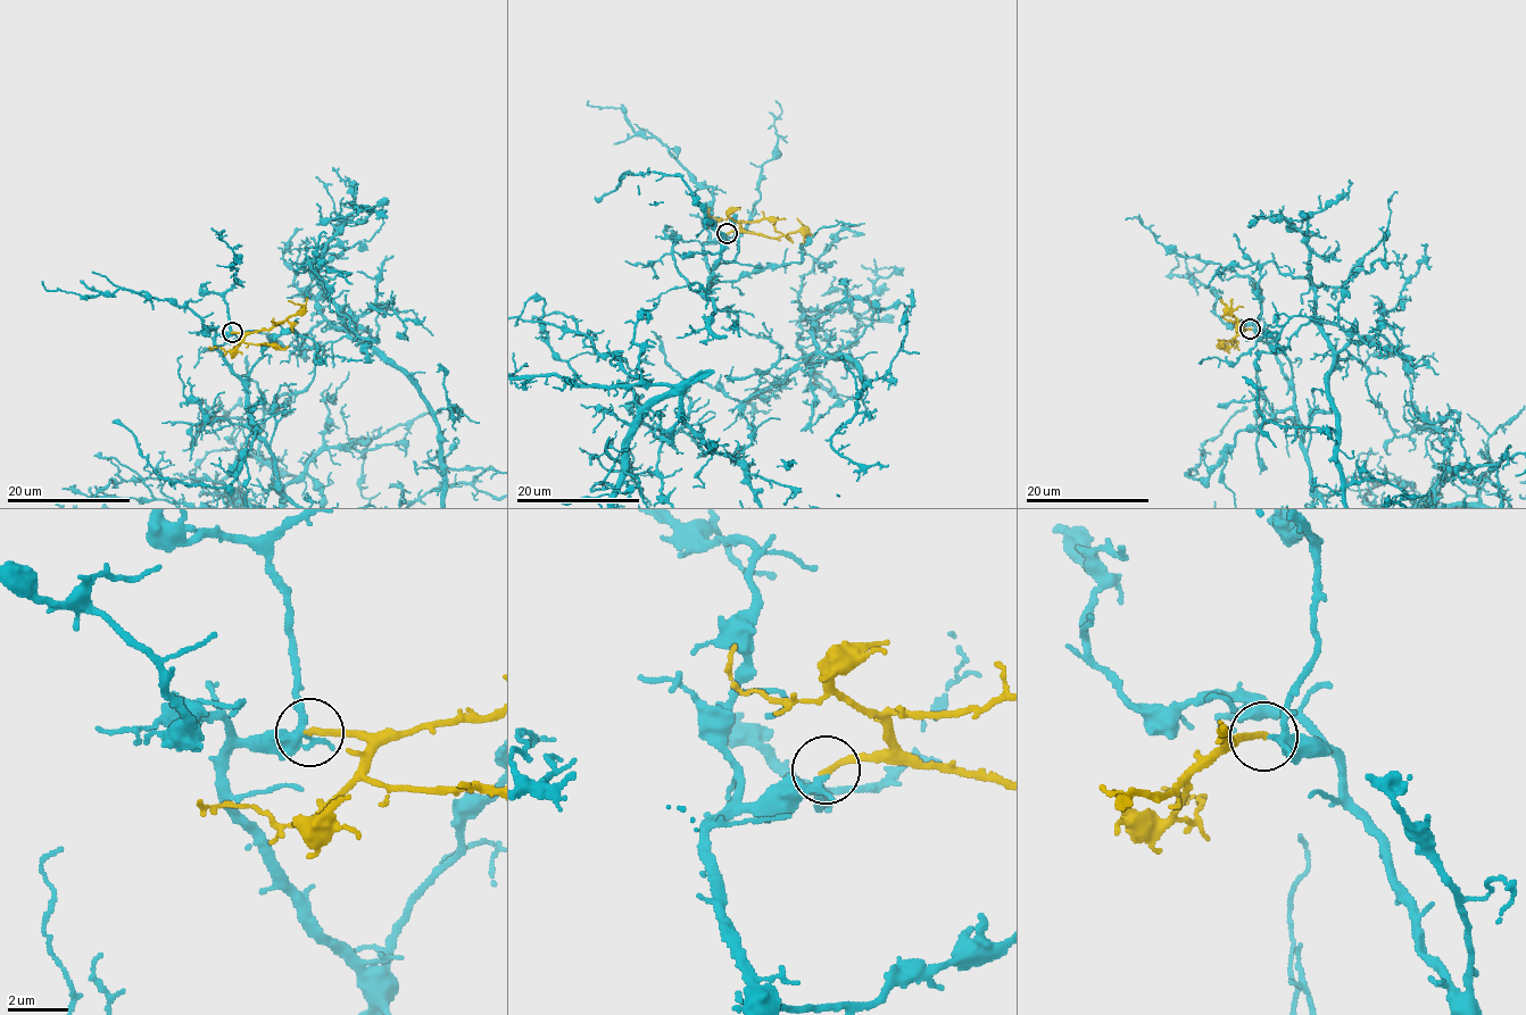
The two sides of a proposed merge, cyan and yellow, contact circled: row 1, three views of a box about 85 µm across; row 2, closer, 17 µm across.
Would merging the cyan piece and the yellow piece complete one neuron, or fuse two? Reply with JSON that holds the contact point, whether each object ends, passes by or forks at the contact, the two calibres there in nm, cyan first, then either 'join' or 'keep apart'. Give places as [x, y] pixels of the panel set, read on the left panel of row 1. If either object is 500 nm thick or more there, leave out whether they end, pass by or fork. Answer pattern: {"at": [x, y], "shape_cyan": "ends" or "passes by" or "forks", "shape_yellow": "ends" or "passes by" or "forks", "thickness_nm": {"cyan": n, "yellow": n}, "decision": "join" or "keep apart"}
{"at": [232, 332], "shape_cyan": "forks", "shape_yellow": "ends", "thickness_nm": {"cyan": 180, "yellow": 200}, "decision": "join"}

